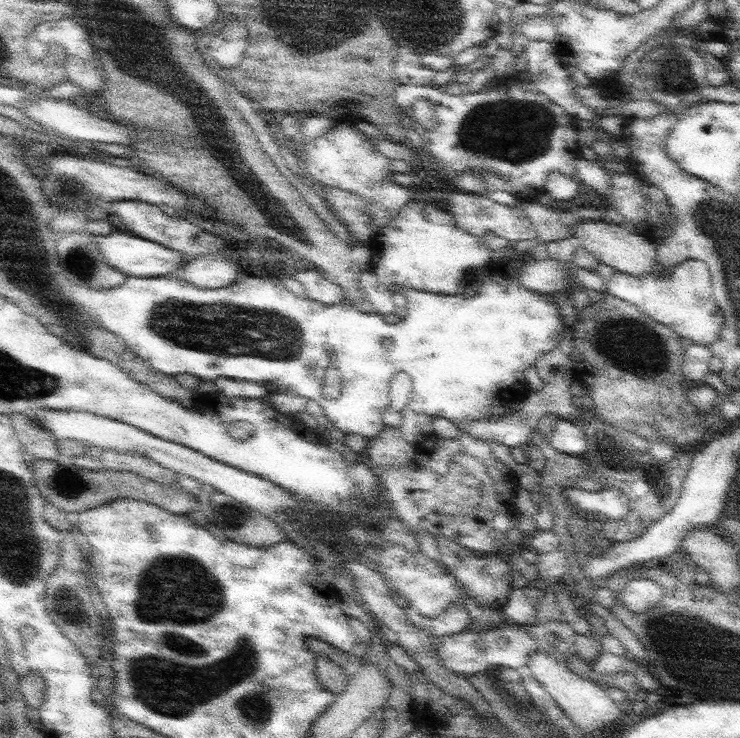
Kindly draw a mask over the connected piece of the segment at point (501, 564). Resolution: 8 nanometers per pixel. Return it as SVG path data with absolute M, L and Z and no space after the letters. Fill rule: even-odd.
M439 534L436 536L437 546L441 554L441 562L449 570L450 574L454 574L455 577L461 582L465 594L469 594L470 598L476 598L482 607L493 607L494 609L502 609L506 606L508 595L512 588L512 563L502 560L502 558L495 558L493 556L486 556L482 554L482 557L478 557L474 554L474 550L470 550L467 546L462 546L455 540L450 540L445 536Z

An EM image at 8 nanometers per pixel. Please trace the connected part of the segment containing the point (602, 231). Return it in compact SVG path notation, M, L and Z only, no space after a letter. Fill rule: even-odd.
M583 220L576 224L574 237L588 249L600 263L627 272L632 276L644 276L650 272L657 259L657 244L649 240L642 232L630 230L628 225L608 223L600 220Z

